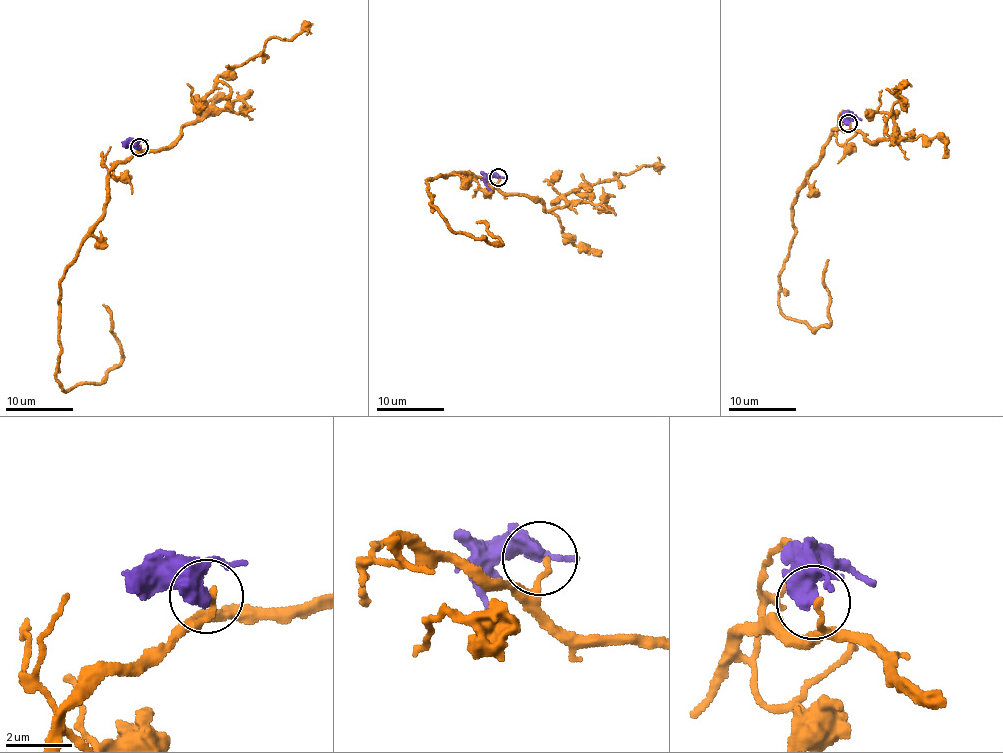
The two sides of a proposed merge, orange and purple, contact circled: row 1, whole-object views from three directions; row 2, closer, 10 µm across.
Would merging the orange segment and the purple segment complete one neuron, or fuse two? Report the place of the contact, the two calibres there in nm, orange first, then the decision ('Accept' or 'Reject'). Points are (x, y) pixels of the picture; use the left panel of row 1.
Place: (139, 147). Thickness 170 nm (orange) against 500 nm. Accept

